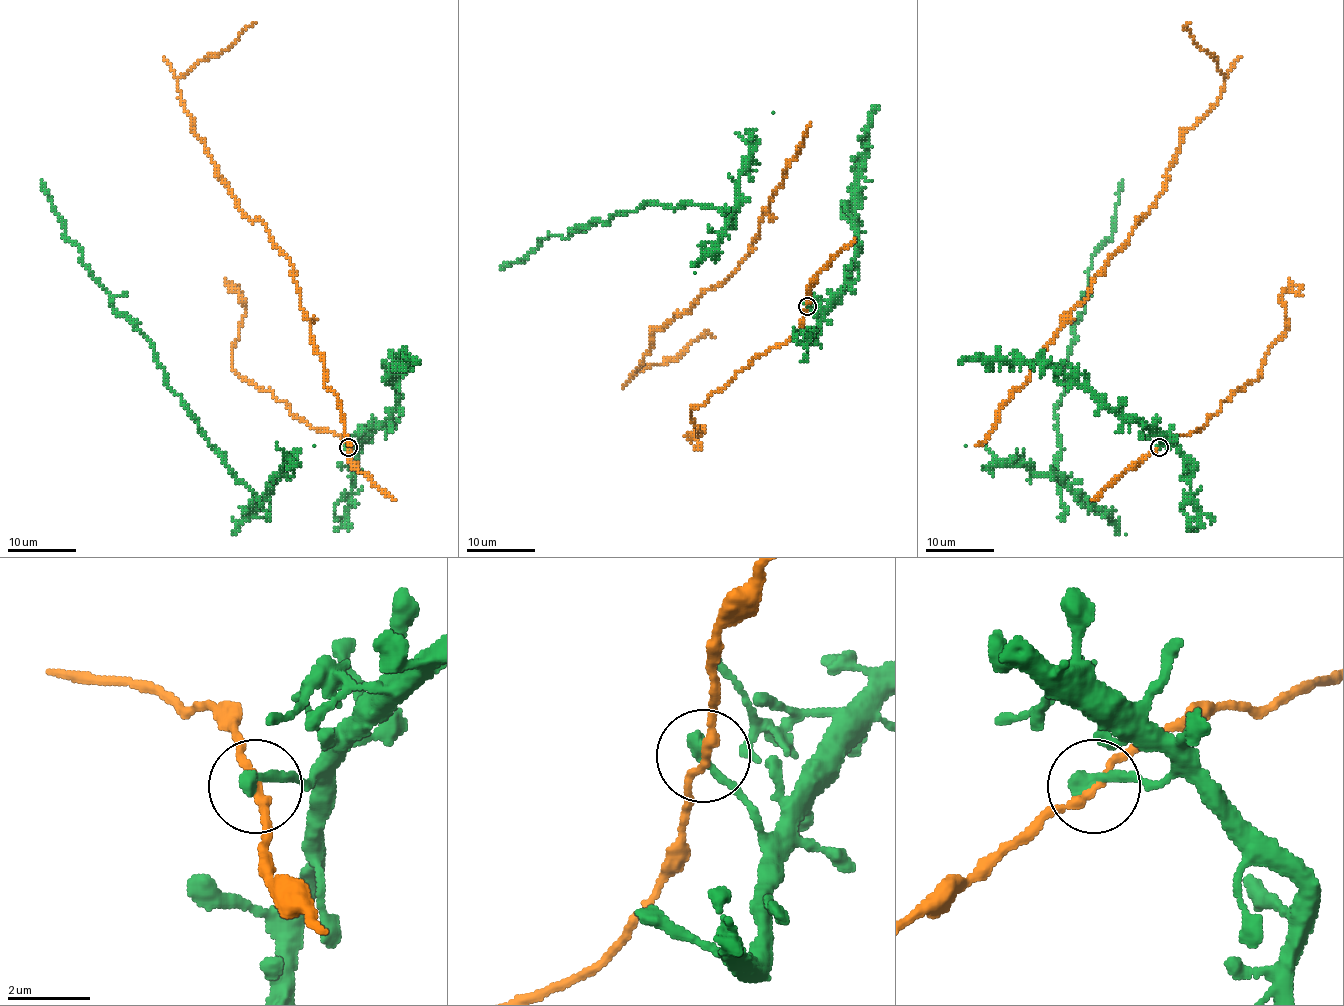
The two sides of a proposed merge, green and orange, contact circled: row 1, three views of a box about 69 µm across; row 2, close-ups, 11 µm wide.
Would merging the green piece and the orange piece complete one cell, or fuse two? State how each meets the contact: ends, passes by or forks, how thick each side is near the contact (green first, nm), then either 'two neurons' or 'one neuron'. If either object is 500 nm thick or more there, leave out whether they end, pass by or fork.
green ends there; orange passes by; 360 nm thick on the green side, 190 nm on the other; one neuron

